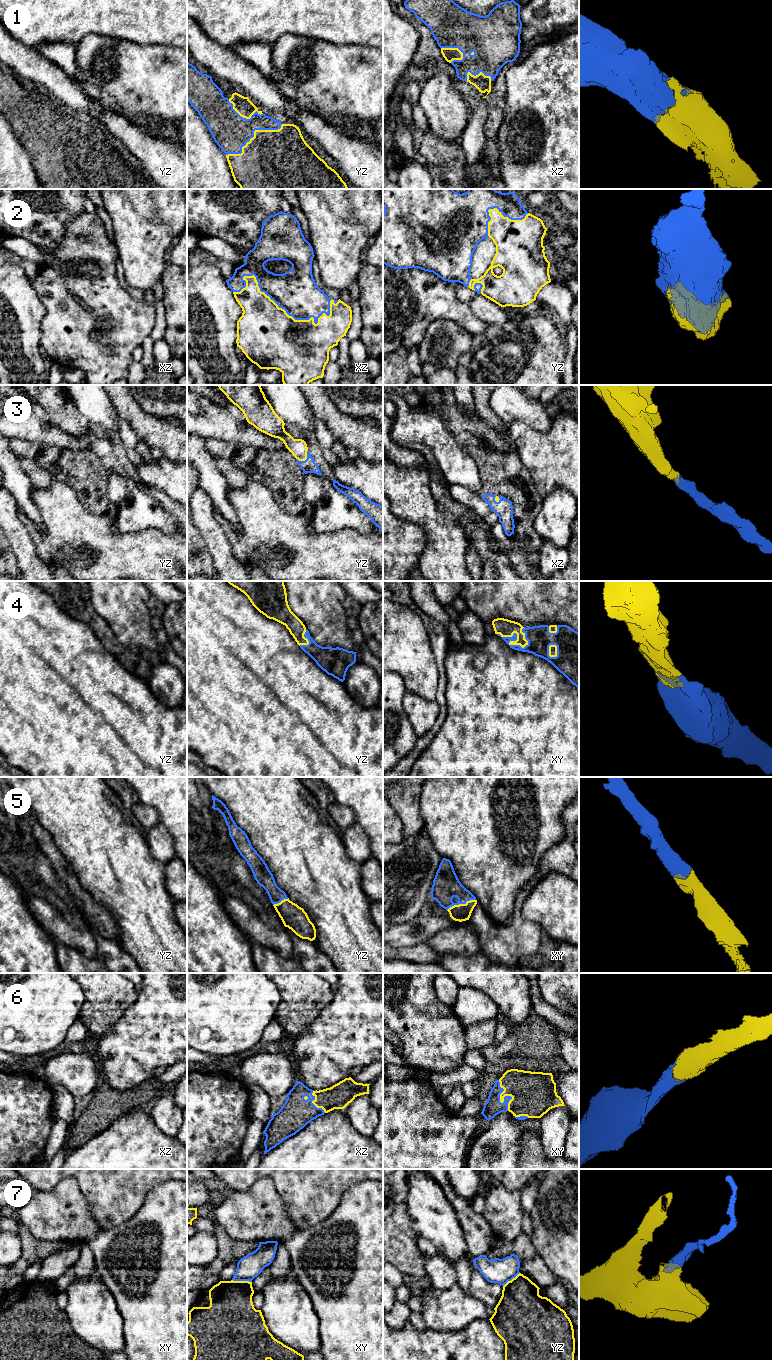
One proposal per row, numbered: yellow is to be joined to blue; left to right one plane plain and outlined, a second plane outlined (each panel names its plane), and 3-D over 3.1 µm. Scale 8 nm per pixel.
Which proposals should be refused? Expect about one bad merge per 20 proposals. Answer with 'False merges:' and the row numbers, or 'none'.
False merges: 7

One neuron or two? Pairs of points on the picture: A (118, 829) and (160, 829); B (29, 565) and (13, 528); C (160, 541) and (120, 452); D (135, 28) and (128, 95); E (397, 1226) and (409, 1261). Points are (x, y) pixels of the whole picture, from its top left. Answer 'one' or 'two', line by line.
A: two
B: one
C: two
D: two
E: one

